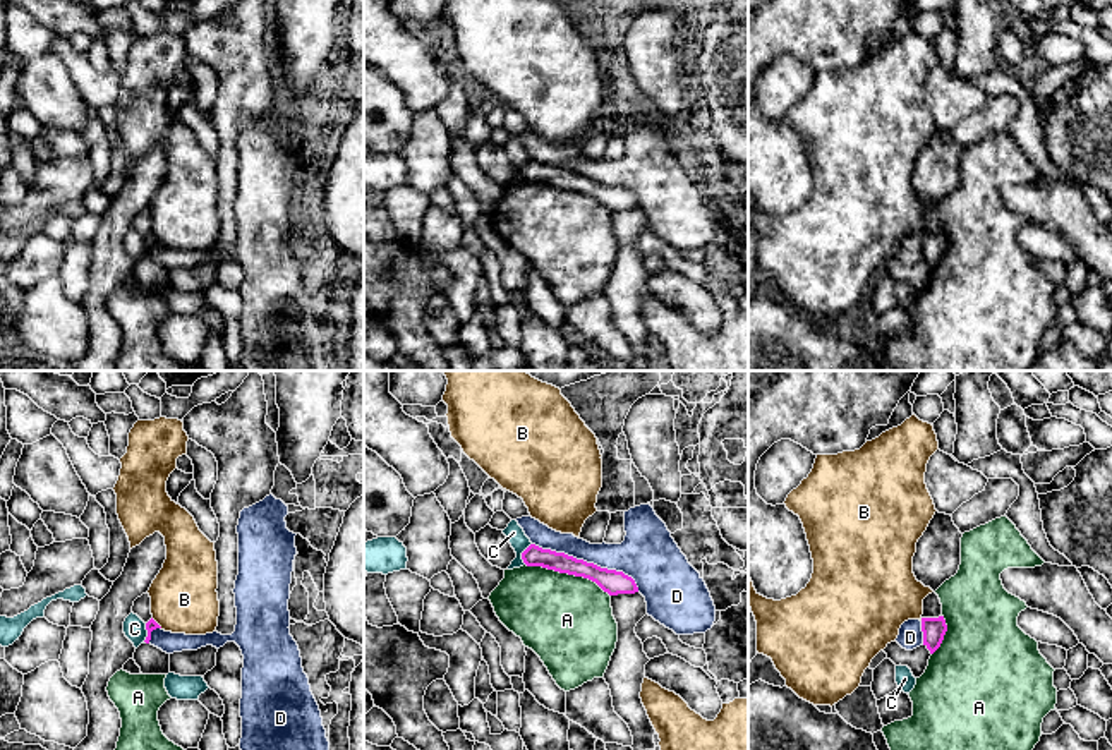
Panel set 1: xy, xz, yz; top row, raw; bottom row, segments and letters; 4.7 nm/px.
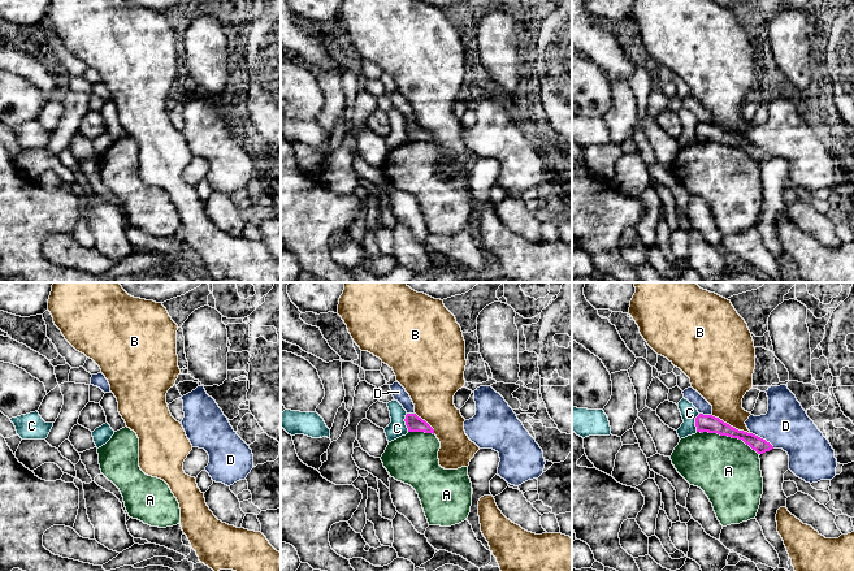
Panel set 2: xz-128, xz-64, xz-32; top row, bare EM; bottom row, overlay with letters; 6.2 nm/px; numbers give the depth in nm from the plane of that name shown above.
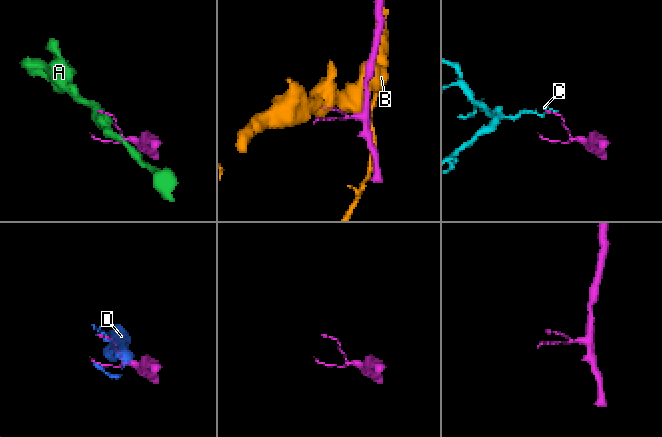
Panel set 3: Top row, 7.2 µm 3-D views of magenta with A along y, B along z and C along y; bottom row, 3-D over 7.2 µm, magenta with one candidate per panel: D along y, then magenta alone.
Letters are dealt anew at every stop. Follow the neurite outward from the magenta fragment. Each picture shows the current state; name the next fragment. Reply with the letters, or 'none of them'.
none of them

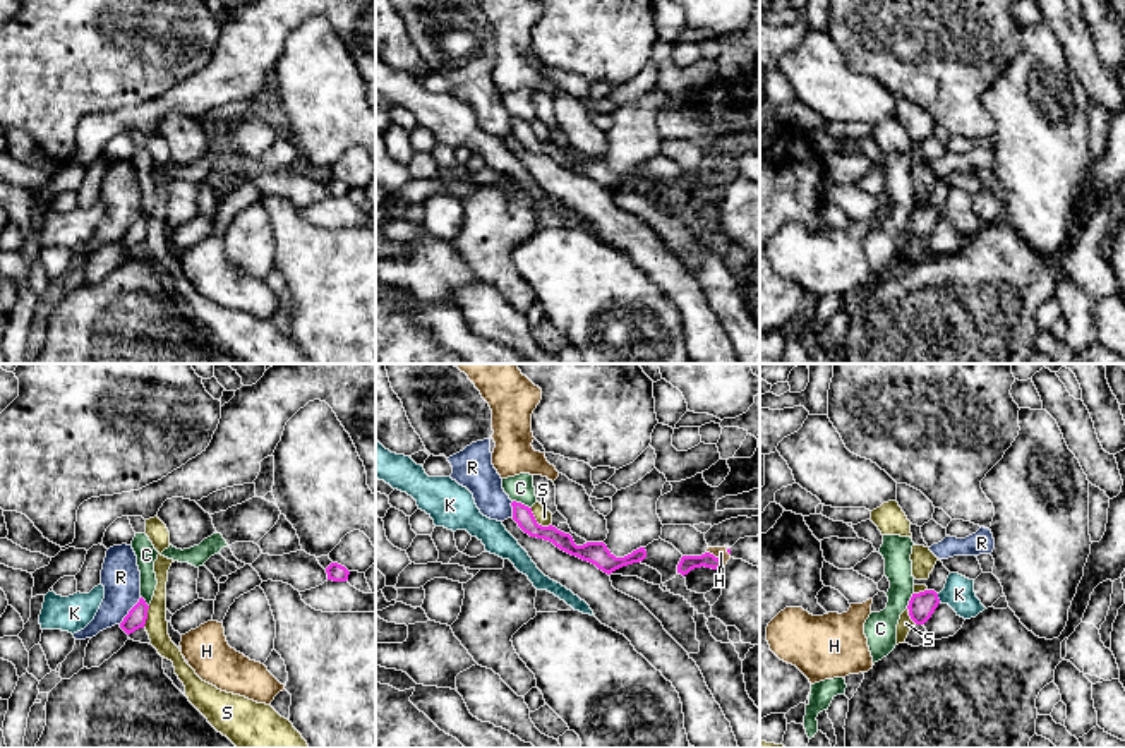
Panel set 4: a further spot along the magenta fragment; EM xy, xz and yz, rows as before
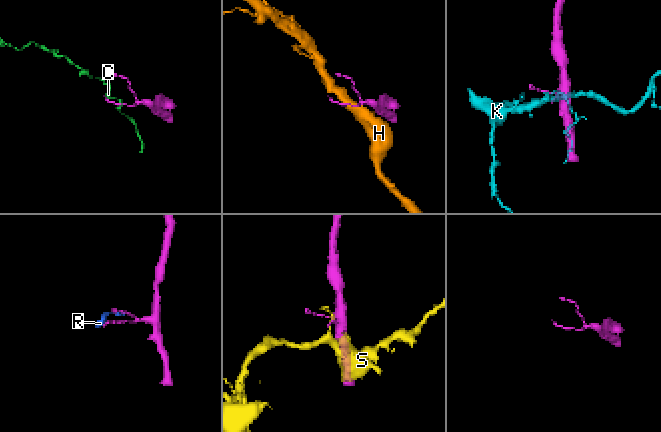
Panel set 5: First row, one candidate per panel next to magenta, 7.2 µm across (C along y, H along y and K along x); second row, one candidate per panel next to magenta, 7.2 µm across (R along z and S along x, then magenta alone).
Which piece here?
none of them

